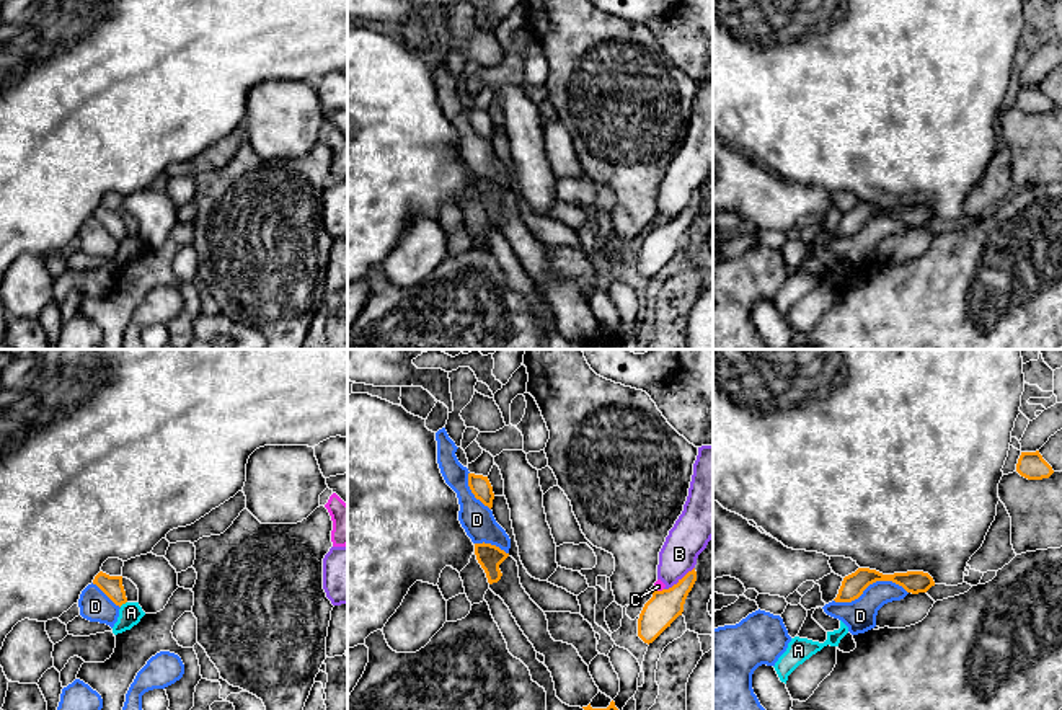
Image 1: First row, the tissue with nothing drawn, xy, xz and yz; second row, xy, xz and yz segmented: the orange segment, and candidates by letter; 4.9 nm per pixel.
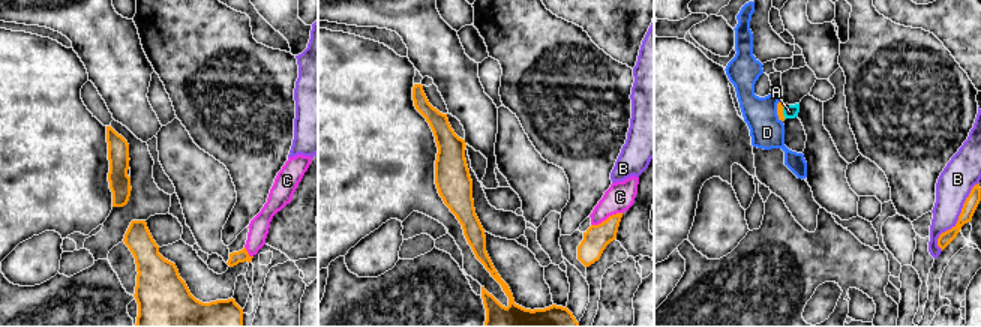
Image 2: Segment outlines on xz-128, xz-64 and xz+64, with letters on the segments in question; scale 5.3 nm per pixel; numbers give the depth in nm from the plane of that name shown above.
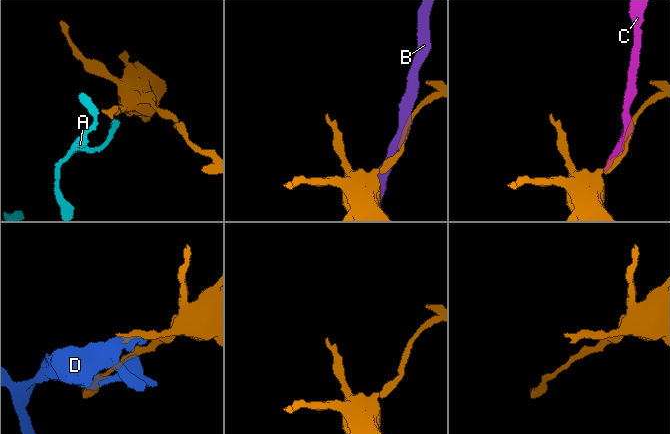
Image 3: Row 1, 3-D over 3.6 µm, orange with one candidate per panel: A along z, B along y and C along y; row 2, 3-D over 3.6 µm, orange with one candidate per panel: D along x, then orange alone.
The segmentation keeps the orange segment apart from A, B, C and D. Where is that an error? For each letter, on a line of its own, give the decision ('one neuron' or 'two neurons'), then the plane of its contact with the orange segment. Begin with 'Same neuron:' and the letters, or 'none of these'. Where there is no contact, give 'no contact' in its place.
Same neuron: none of these
A: two neurons | xy
B: two neurons | xz
C: two neurons | xz
D: two neurons | yz

